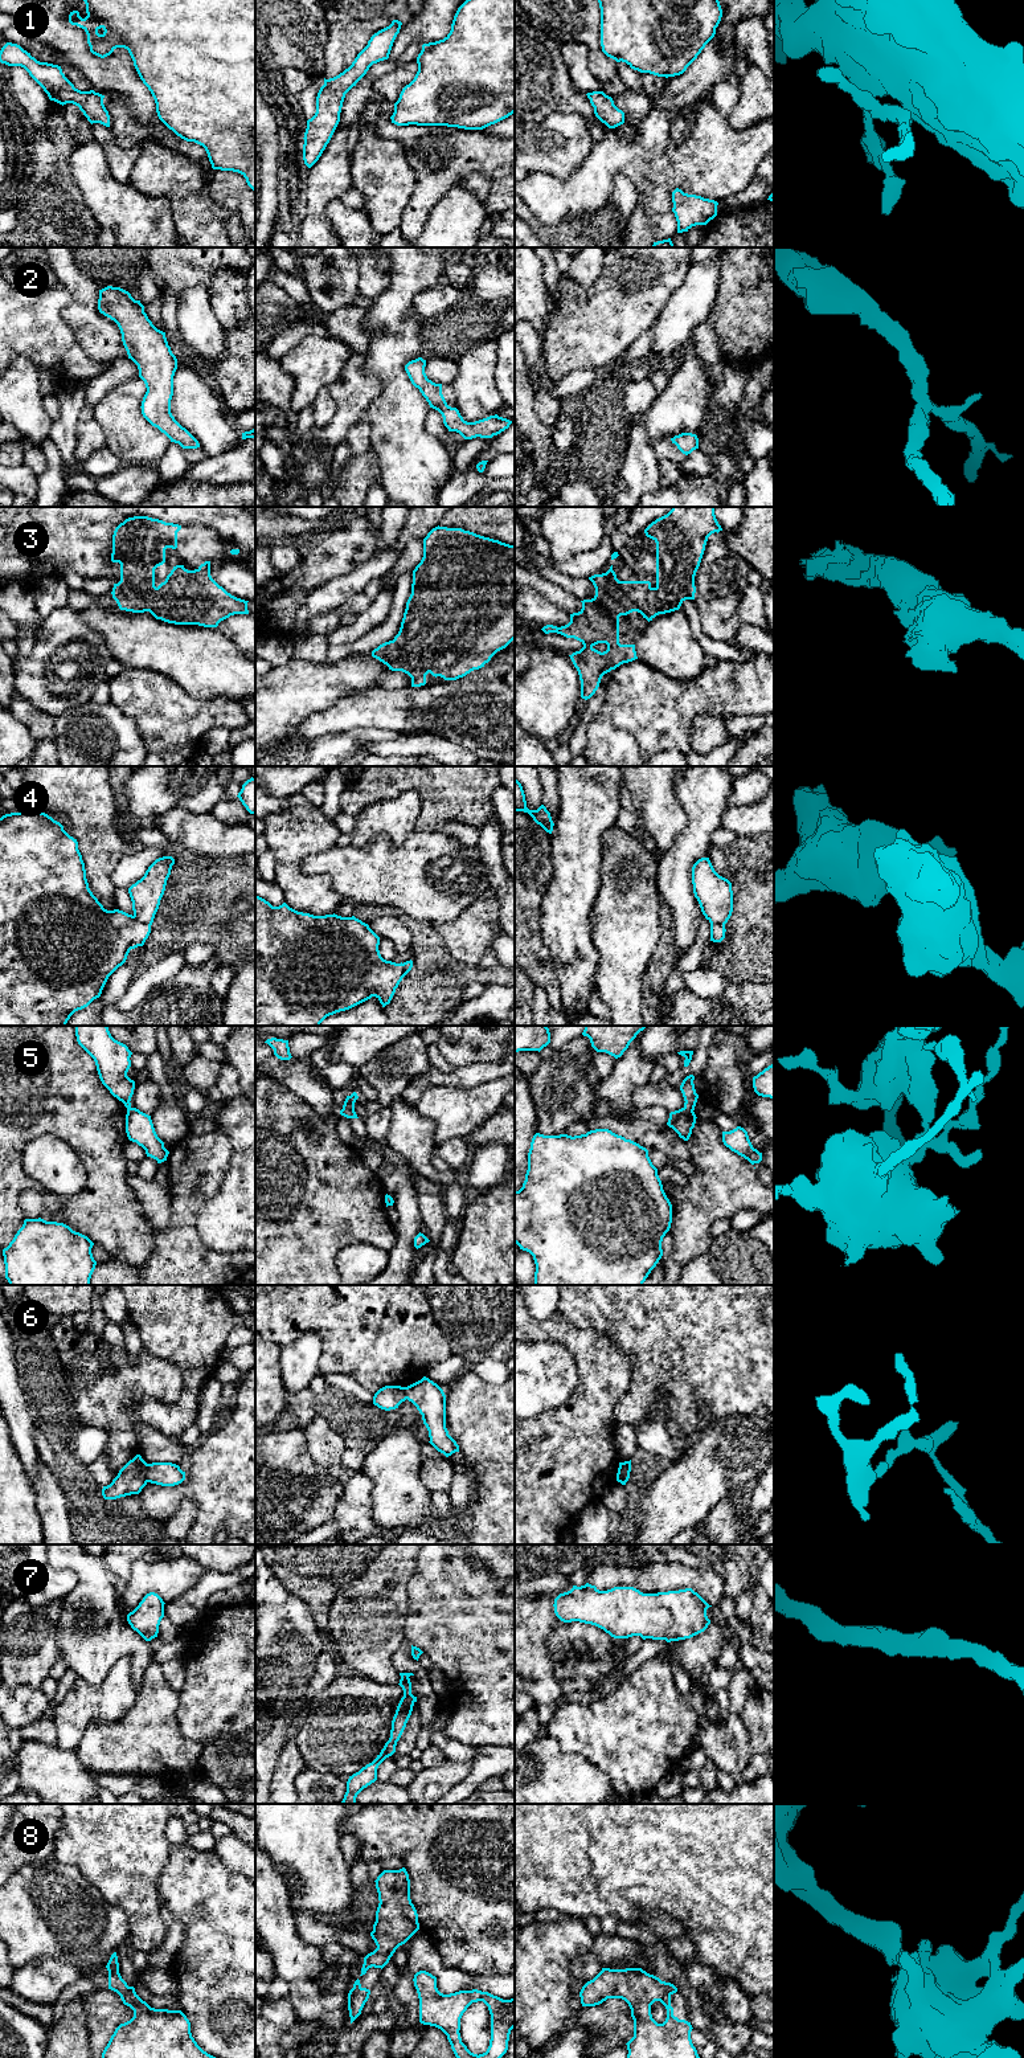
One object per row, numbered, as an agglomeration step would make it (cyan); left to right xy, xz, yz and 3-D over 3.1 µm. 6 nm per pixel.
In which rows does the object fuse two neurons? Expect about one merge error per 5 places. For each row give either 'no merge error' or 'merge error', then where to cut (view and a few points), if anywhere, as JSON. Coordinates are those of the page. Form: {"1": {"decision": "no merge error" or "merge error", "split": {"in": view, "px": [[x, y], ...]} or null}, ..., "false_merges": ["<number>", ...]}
{"1": {"decision": "no merge error", "split": null}, "2": {"decision": "no merge error", "split": null}, "3": {"decision": "no merge error", "split": null}, "4": {"decision": "no merge error", "split": null}, "5": {"decision": "merge error", "split": {"in": "yz", "px": [[684, 1107], [692, 1112]]}}, "6": {"decision": "merge error", "split": {"in": "xy", "px": [[148, 1464], [146, 1481]]}}, "7": {"decision": "no merge error", "split": null}, "8": {"decision": "no merge error", "split": null}, "false_merges": ["5", "6"]}

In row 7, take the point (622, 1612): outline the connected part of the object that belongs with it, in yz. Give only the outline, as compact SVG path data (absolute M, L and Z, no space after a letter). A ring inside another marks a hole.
M595 1586L573 1588L554 1599L554 1613L564 1623L579 1621L603 1629L614 1638L640 1636L643 1640L665 1640L667 1642L691 1638L704 1632L710 1620L706 1616L709 1605L692 1588L643 1593L634 1587L614 1587L599 1591Z

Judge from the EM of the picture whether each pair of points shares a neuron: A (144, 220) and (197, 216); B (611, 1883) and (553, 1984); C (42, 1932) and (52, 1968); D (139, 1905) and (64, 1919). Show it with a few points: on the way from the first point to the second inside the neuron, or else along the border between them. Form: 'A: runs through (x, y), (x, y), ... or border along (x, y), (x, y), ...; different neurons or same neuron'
A: border along (151, 195), (163, 195), (167, 199), (177, 233); different neurons
B: border along (562, 1914), (584, 1919); different neurons
C: border along (80, 1964), (62, 1958), (35, 1958), (20, 1967); different neurons
D: border along (97, 1889), (106, 1899), (125, 1913), (130, 1935); different neurons

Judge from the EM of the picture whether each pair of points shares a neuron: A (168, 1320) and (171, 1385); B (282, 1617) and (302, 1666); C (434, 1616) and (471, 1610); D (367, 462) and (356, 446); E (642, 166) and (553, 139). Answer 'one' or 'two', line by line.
A: two
B: one
C: one
D: two
E: two

